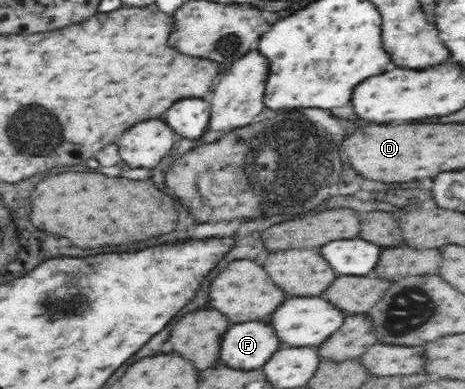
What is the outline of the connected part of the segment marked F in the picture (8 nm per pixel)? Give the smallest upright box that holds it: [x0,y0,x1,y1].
[220,321,278,369]

